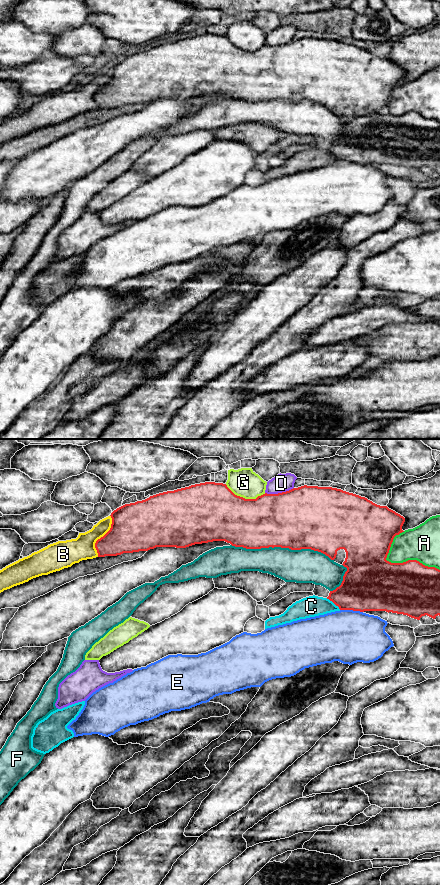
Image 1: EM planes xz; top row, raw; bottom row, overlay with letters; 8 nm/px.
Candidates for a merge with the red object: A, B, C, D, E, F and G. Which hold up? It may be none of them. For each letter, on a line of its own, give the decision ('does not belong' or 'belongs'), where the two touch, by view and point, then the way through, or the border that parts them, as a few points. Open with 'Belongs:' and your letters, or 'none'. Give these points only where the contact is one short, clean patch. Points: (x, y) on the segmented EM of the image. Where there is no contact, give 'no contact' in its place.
Belongs: B
A: does not belong | xz (403, 562)
B: belongs | xz (103, 536)
C: does not belong | xz (333, 602)
D: does not belong | xz (279, 493)
E: does not belong | xz (351, 609)
F: does not belong | xz (282, 547)
G: does not belong | xz (244, 498)

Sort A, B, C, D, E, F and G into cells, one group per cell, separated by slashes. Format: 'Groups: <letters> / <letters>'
Groups: A / B / C / D / E / F / G

